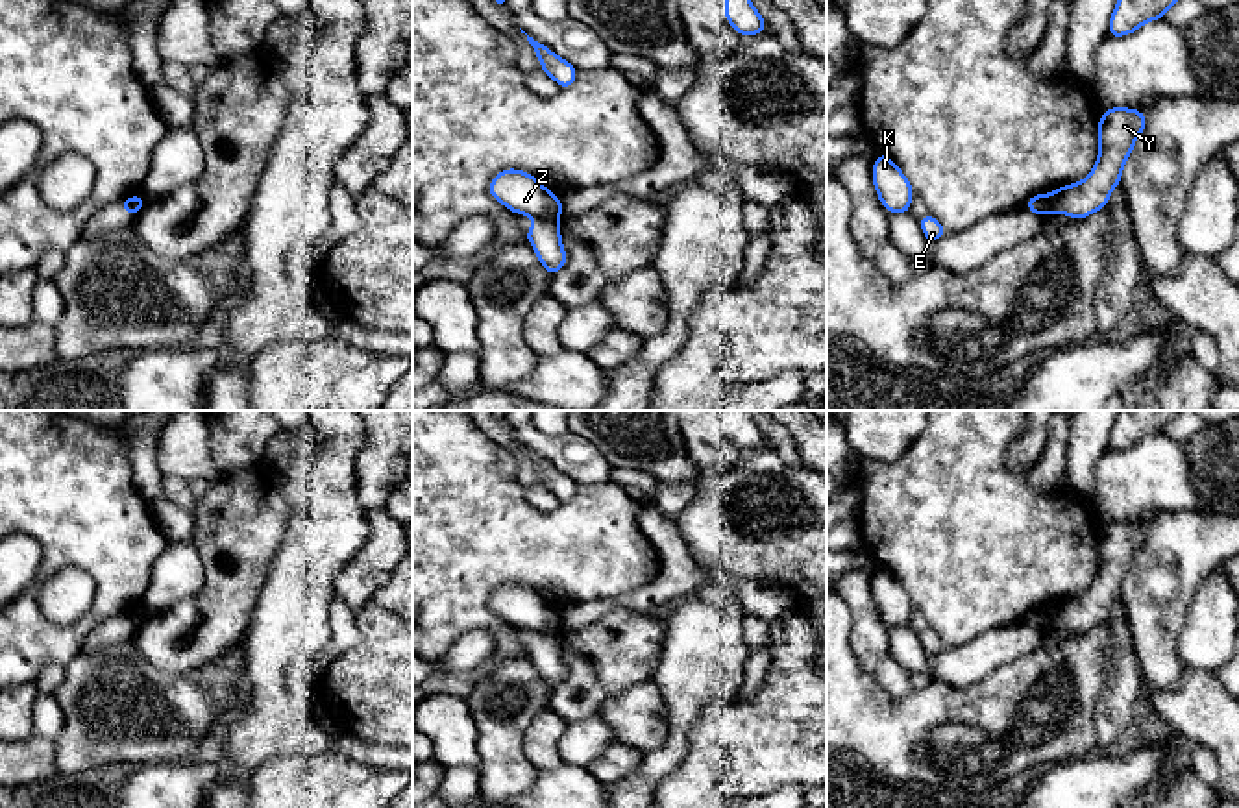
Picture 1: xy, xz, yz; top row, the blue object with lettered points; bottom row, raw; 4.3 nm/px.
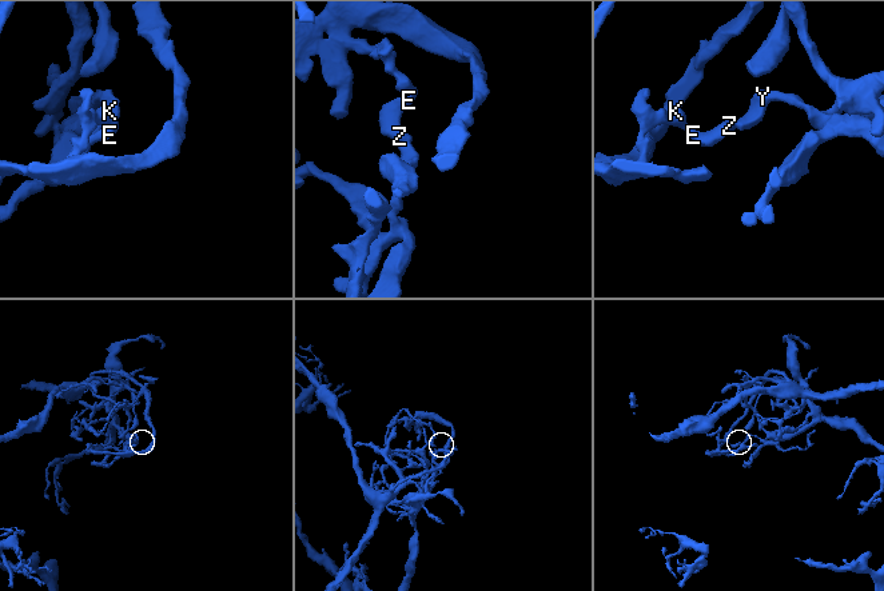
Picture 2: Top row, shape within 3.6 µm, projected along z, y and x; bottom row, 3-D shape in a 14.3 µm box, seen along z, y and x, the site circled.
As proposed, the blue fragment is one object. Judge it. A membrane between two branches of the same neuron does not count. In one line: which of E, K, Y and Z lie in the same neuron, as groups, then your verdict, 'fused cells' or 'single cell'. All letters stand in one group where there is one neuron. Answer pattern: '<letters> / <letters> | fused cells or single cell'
E K Z / Y | fused cells

